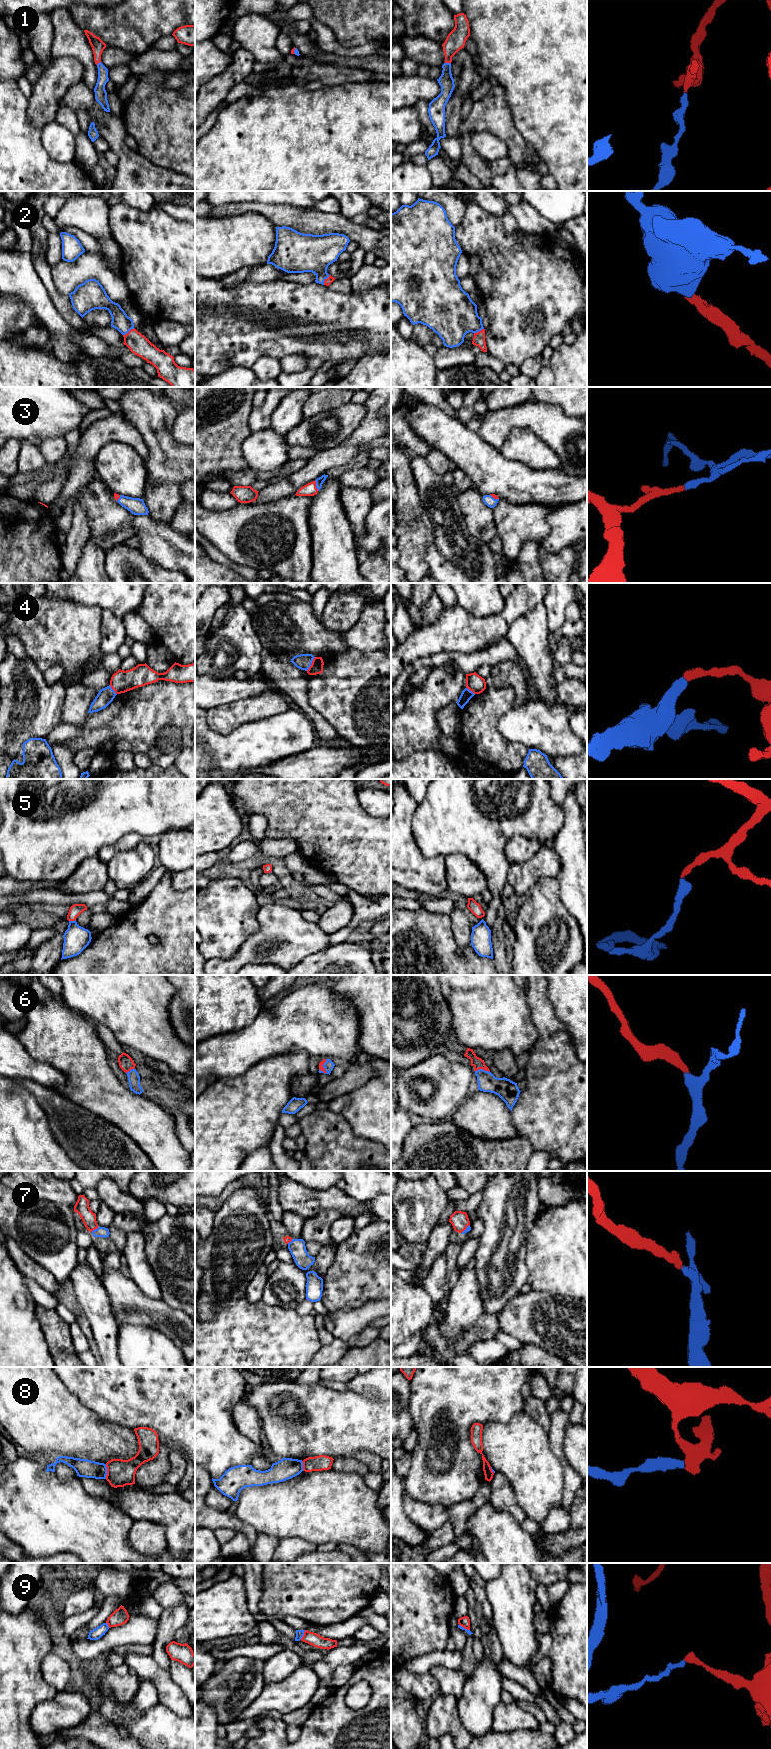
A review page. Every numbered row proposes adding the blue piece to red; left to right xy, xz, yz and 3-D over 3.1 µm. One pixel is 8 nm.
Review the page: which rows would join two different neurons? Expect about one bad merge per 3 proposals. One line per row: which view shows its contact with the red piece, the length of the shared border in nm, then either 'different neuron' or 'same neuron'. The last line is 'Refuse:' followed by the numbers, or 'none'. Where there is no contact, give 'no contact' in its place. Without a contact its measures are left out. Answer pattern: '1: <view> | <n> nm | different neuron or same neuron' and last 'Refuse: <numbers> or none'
1: yz | 50 nm | same neuron
2: xy | 110 nm | same neuron
3: xz | 90 nm | same neuron
4: xz | 130 nm | different neuron
5: xy | 60 nm | same neuron
6: yz | 120 nm | same neuron
7: xy | 70 nm | same neuron
8: xy | 120 nm | different neuron
9: xz | 90 nm | different neuron
Refuse: 4, 8, 9

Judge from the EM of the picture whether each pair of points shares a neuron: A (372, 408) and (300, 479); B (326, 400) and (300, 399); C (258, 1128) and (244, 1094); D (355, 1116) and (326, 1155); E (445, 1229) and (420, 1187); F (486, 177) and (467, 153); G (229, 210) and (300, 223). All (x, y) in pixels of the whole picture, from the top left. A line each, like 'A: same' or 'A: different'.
A: same
B: different
C: same
D: different
E: different
F: same
G: same

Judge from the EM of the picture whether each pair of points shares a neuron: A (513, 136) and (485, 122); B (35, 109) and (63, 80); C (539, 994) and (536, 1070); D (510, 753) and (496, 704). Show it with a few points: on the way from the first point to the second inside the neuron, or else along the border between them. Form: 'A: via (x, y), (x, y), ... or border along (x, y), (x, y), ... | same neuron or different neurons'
A: via (506, 130), (498, 122), (492, 122) | same neuron
B: via (42, 102), (56, 87) | same neuron
C: via (542, 1013), (545, 1020), (545, 1051) | same neuron
D: via (498, 741), (491, 734), (491, 716) | same neuron

